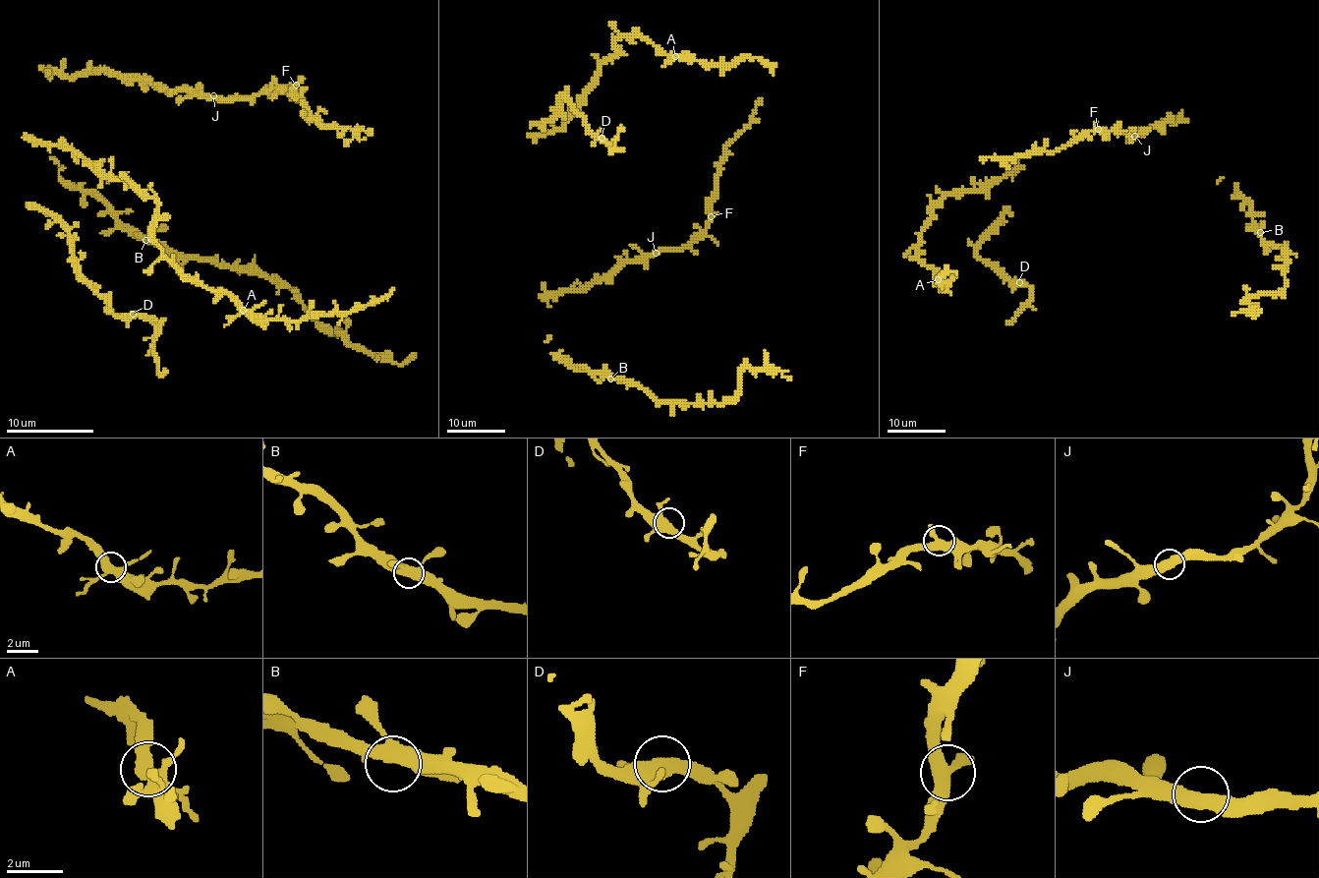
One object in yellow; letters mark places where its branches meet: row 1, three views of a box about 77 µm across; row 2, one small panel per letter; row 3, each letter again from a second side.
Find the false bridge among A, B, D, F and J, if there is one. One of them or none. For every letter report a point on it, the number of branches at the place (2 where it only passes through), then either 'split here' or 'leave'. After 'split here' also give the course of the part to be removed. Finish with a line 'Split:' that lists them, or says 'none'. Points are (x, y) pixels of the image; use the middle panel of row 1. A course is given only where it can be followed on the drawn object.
A: (675, 56) | 4 | leave
B: (610, 379) | 4 | leave
D: (602, 138) | 4 | leave
F: (711, 216) | 3 | leave
J: (656, 253) | 2 | leave
Split: none

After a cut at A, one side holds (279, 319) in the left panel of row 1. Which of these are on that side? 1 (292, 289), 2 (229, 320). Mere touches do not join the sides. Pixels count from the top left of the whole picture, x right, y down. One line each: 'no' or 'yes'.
1: no
2: yes

